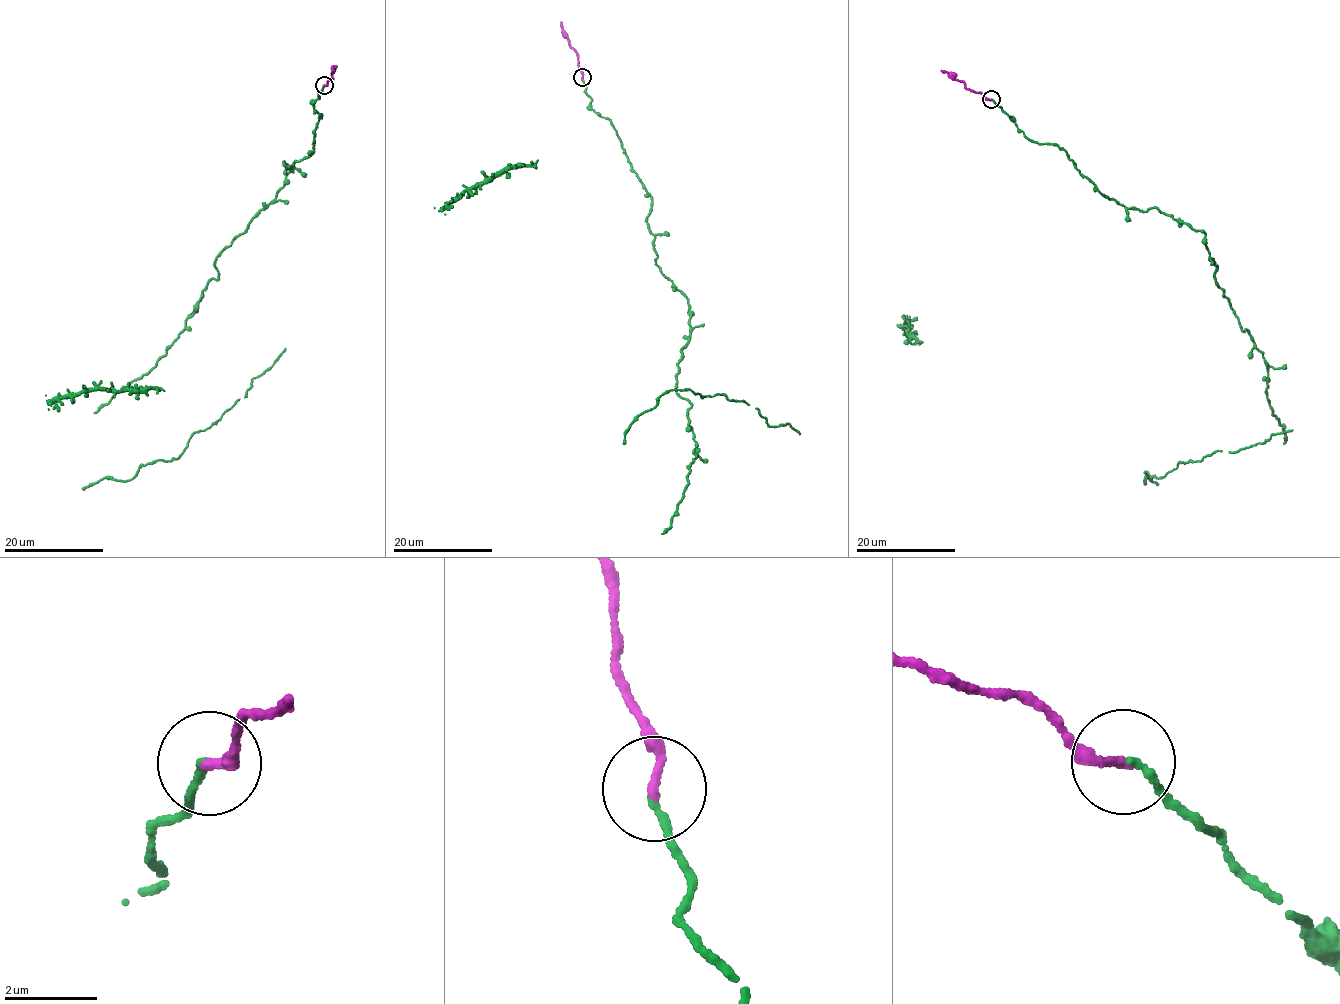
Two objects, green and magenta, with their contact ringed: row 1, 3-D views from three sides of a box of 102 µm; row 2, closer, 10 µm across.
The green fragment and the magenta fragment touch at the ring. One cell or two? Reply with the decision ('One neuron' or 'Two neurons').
One neuron

